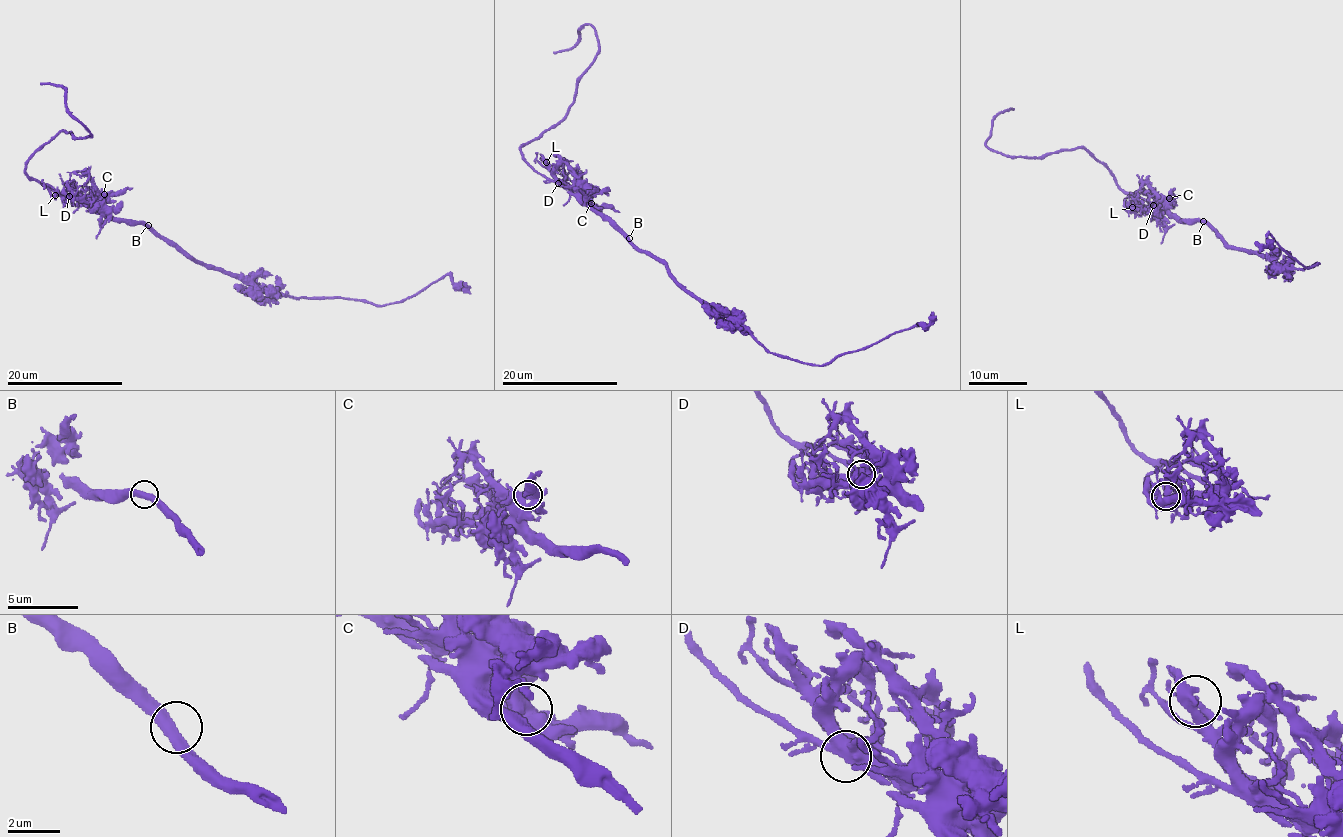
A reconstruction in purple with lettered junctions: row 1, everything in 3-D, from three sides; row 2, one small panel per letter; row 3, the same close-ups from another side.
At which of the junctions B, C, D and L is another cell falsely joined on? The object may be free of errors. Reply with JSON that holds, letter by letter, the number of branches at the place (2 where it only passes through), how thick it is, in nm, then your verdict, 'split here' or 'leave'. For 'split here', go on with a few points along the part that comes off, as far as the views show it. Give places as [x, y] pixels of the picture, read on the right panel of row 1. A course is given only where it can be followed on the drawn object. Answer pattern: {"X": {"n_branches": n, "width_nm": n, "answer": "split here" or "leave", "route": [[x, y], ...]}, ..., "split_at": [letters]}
{"B": {"n_branches": 2, "width_nm": 440, "answer": "leave"}, "C": {"n_branches": 2, "width_nm": 550, "answer": "leave"}, "D": {"n_branches": 4, "width_nm": 500, "answer": "leave"}, "L": {"n_branches": 3, "width_nm": 380, "answer": "leave"}, "split_at": []}

